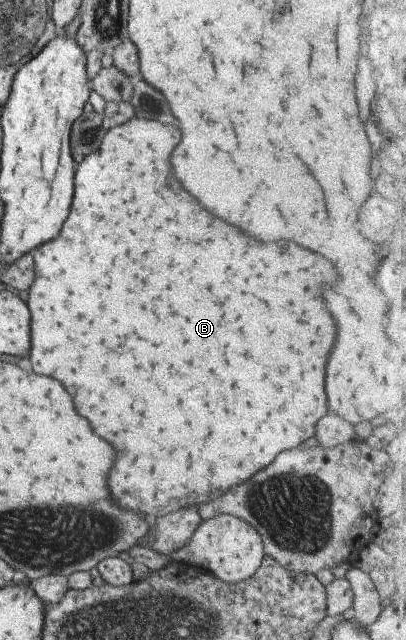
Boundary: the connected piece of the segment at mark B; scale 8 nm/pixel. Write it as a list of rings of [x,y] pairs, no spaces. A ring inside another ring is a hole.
[[[130,119],[122,125],[116,125],[112,127],[104,139],[102,139],[102,145],[98,147],[98,151],[86,155],[80,165],[76,167],[76,173],[74,173],[74,199],[72,199],[72,211],[70,215],[66,217],[62,229],[60,229],[60,235],[54,239],[54,241],[48,241],[48,245],[42,245],[40,249],[33,249],[30,251],[32,259],[34,261],[33,272],[34,279],[27,289],[28,298],[26,299],[26,305],[30,314],[29,336],[30,336],[30,363],[32,363],[32,371],[38,373],[38,375],[46,375],[46,377],[52,377],[52,379],[60,379],[60,383],[64,385],[64,389],[70,393],[74,405],[76,405],[76,411],[88,419],[92,431],[106,439],[114,449],[116,449],[116,463],[112,467],[112,473],[108,475],[108,489],[112,491],[112,495],[116,497],[118,503],[130,507],[130,509],[138,509],[140,513],[149,519],[151,522],[158,516],[166,515],[171,511],[184,506],[197,506],[204,503],[204,501],[210,501],[212,497],[218,497],[220,493],[228,491],[232,485],[238,485],[242,481],[246,481],[250,475],[254,475],[256,471],[260,471],[262,467],[266,467],[280,451],[284,449],[292,449],[296,445],[300,445],[304,439],[312,437],[314,435],[314,425],[316,421],[326,413],[326,397],[324,397],[324,367],[326,367],[326,359],[328,359],[328,353],[332,349],[332,339],[336,337],[336,325],[330,317],[330,313],[326,311],[324,307],[324,301],[320,297],[324,285],[326,285],[326,279],[336,279],[336,269],[334,265],[316,255],[316,253],[310,253],[308,249],[302,249],[290,241],[272,241],[272,243],[260,243],[256,239],[250,239],[246,237],[244,233],[240,233],[236,227],[212,217],[200,203],[196,203],[192,197],[188,197],[184,191],[180,191],[178,183],[174,181],[172,177],[172,169],[170,169],[170,153],[172,149],[176,147],[176,143],[180,141],[180,131],[176,127],[168,127],[168,125],[162,125],[158,121],[148,121],[148,119]],[[140,441],[142,441],[142,461],[168,461],[168,463],[140,463]]]

